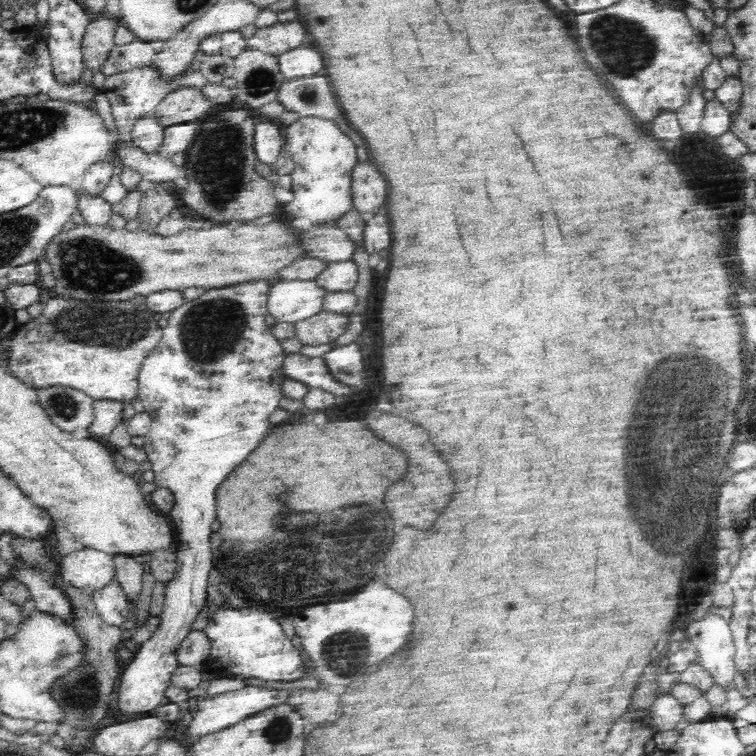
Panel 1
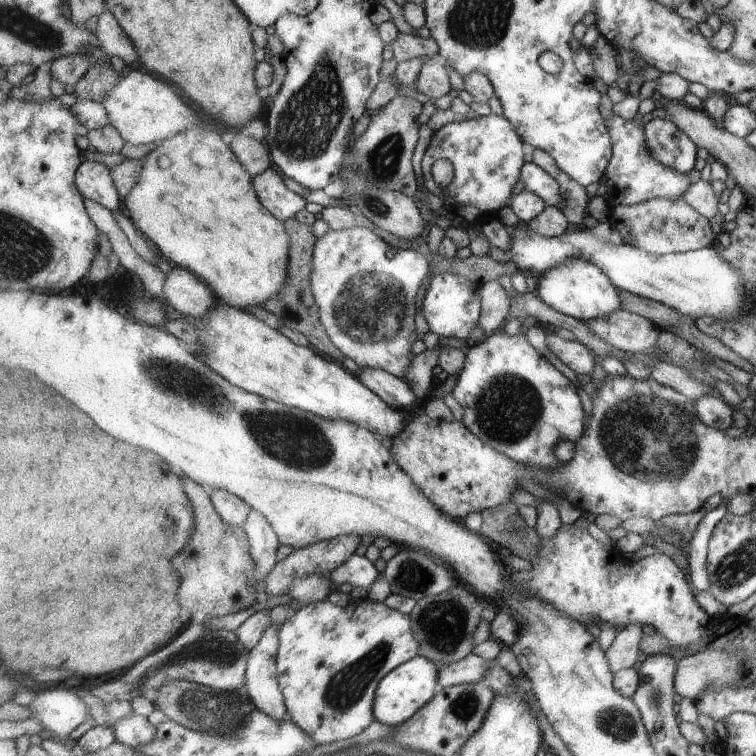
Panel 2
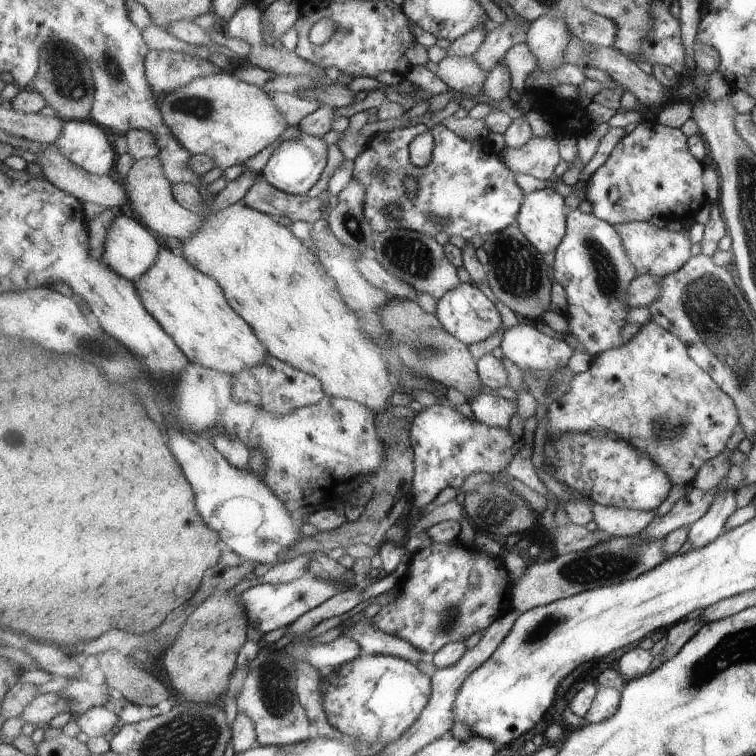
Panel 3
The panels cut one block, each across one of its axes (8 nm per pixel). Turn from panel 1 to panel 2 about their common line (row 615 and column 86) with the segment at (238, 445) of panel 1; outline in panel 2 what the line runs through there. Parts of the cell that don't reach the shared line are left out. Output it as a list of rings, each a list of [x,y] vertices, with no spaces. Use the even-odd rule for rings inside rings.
[[[84,160],[77,168],[76,184],[81,194],[101,204],[111,213],[121,210],[120,191],[111,168],[101,162]]]

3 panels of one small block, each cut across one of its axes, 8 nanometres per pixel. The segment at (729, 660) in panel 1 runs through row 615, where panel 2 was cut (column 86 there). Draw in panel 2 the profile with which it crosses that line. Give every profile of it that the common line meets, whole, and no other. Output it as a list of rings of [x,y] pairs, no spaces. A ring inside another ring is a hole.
[[[65,688],[39,690],[29,707],[35,712],[35,719],[63,738],[67,738],[69,732],[73,732],[87,716],[91,716],[82,694],[76,691],[71,694]]]

